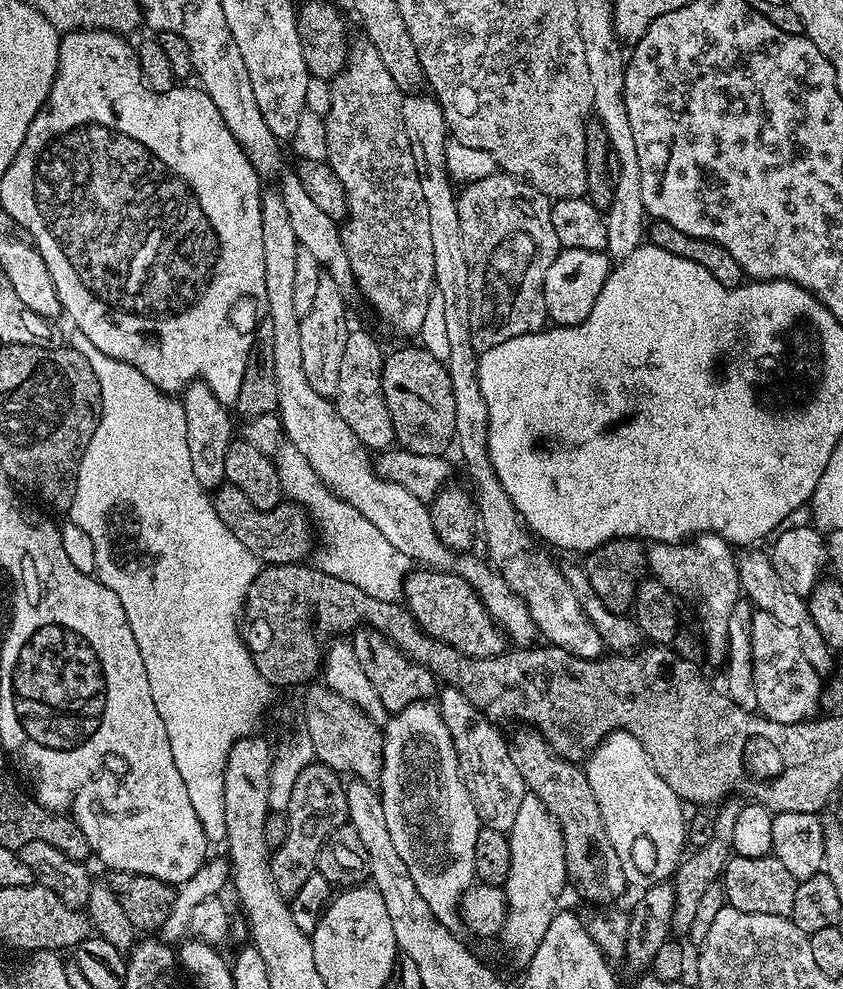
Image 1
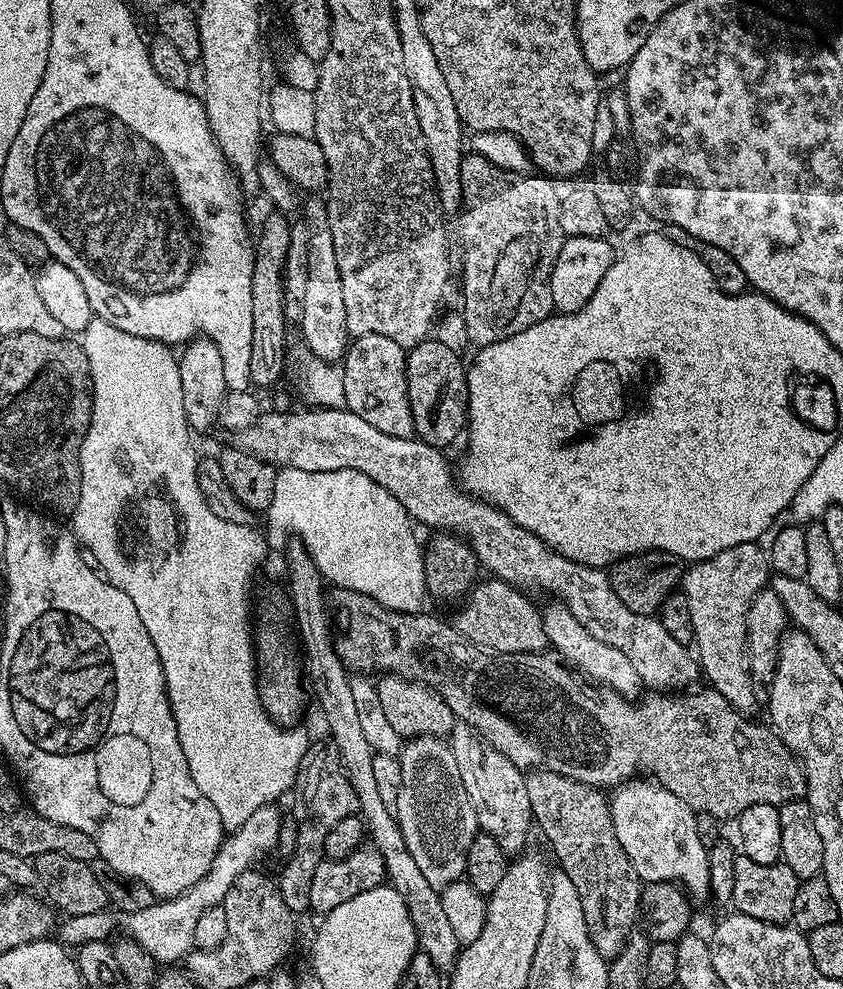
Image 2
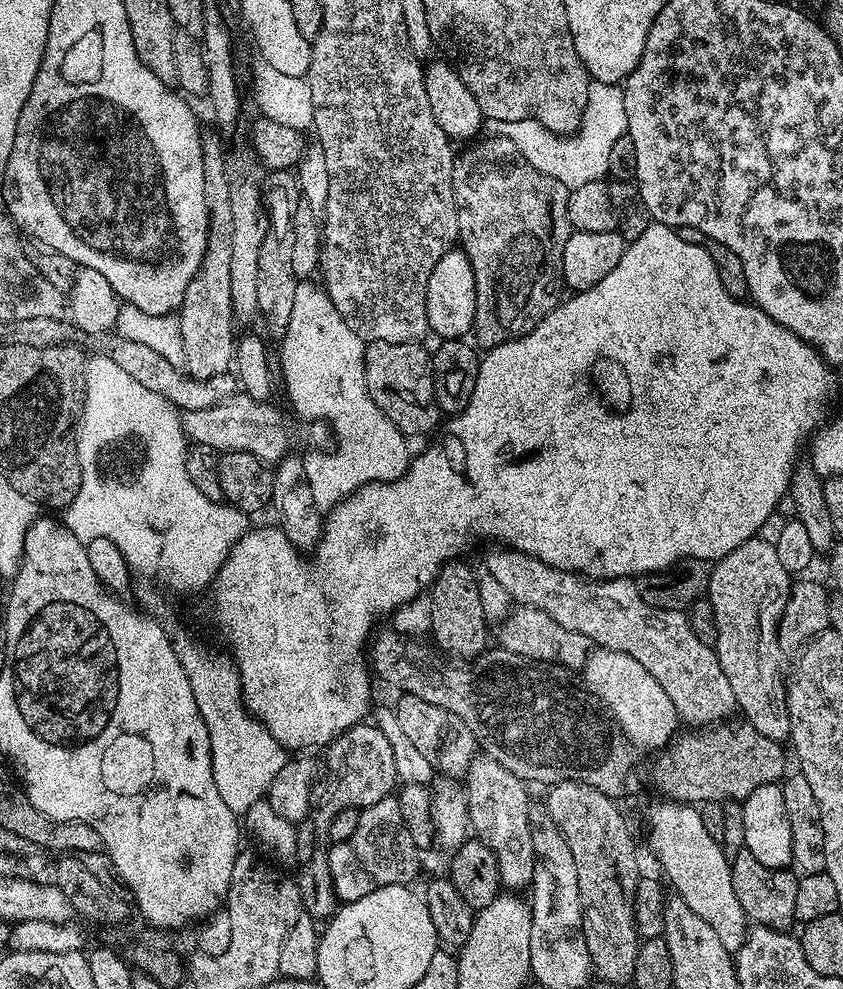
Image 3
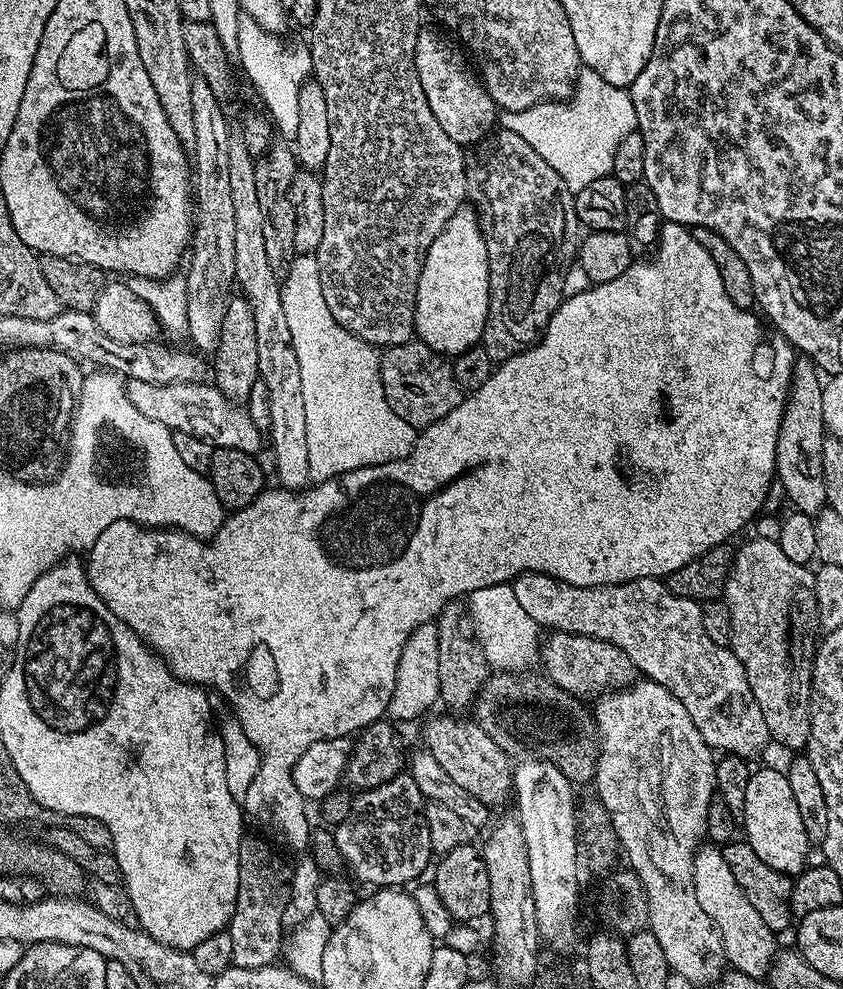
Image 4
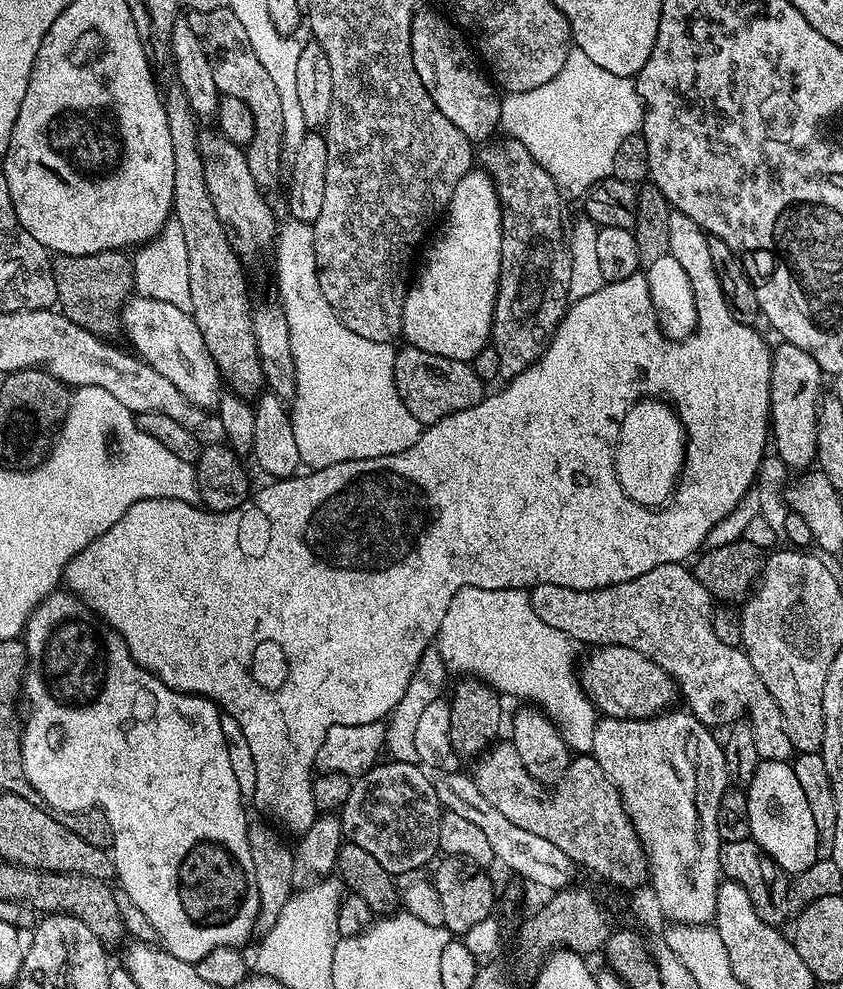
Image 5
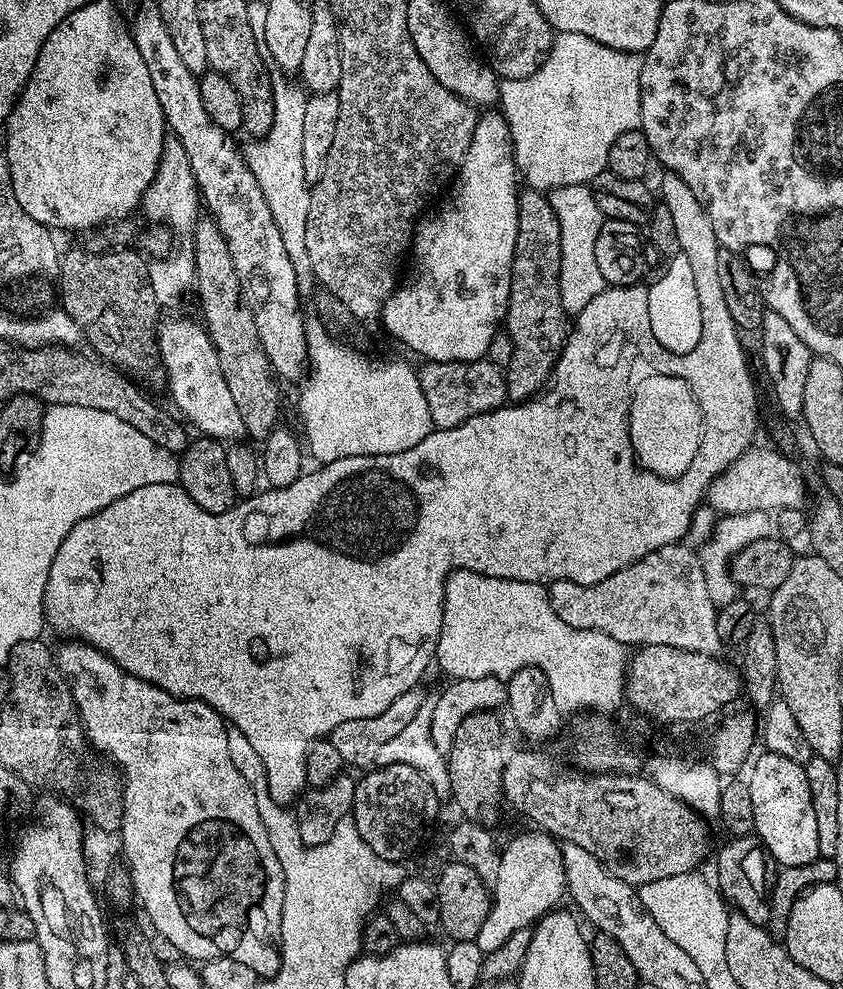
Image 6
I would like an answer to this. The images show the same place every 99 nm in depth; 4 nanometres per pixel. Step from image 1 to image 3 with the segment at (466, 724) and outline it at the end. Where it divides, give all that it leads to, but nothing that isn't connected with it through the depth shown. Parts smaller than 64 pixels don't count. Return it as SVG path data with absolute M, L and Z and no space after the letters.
M483 754L477 755L468 767L467 780L468 823L471 831L479 840L486 842L490 850L494 850L494 858L498 858L501 885L508 890L527 889L534 878L536 865L532 841L532 800L528 797L529 785L510 774L506 766Z

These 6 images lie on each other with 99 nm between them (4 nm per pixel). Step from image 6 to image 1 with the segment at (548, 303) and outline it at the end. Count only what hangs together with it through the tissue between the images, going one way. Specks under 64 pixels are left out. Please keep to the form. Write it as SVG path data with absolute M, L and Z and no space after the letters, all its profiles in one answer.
M495 174L465 183L456 197L458 222L462 226L462 246L470 270L470 338L477 353L490 350L510 338L541 331L548 320L544 301L544 279L550 262L561 252L552 221L553 201L524 180Z

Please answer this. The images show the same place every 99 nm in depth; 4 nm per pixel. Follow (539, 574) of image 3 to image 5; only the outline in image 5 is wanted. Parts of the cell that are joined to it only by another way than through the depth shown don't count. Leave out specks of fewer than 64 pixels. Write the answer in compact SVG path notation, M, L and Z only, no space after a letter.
M683 563L654 566L654 570L646 570L646 574L638 574L638 578L630 578L630 582L622 582L614 586L606 586L598 590L570 590L566 586L543 584L531 589L534 614L542 618L546 626L554 626L554 630L562 630L573 642L581 645L599 646L621 644L641 651L646 658L652 659L662 670L675 680L679 695L684 698L687 711L696 719L709 726L718 723L727 725L741 719L740 704L748 708L746 719L752 724L754 743L760 760L788 760L794 749L790 738L786 736L786 726L782 726L782 710L778 710L778 702L766 690L760 676L754 670L743 647L726 646L714 634L712 625L712 609L714 601L711 594L698 582L695 571Z

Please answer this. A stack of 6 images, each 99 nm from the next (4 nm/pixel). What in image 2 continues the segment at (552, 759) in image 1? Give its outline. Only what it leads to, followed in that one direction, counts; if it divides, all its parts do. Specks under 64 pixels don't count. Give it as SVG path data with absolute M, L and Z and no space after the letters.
M532 770L526 776L526 794L530 797L530 810L534 817L534 824L537 829L541 828L544 831L546 839L552 843L552 852L556 855L559 871L565 872L570 878L570 882L574 882L574 887L578 889L578 898L582 901L582 910L586 914L586 926L590 934L590 942L594 942L594 950L598 950L598 954L602 954L602 958L611 962L616 955L626 946L628 937L632 935L634 929L637 927L637 918L641 915L641 889L642 881L638 873L634 870L634 866L630 862L630 858L626 856L626 850L622 848L618 840L618 834L614 832L614 822L612 821L612 809L610 807L610 800L607 795L599 788L592 788L589 784L578 782L574 778L566 778L557 772L550 772L547 770Z

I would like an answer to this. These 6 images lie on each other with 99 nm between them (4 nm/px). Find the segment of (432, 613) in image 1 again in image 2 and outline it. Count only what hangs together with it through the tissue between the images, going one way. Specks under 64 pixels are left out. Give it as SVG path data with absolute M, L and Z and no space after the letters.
M488 578L472 589L463 601L454 623L469 643L489 652L532 653L547 649L548 636L544 630L543 613L525 597L521 589L504 580Z

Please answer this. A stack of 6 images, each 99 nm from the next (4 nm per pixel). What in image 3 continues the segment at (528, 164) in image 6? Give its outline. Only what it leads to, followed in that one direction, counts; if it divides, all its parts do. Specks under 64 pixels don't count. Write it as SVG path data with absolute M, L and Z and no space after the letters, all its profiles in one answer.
M591 81L588 86L586 110L583 111L580 125L575 133L566 137L530 119L518 122L488 119L484 121L482 130L485 135L504 137L513 142L519 153L536 170L562 182L571 190L607 177L614 143L623 139L628 131L623 89L619 85Z

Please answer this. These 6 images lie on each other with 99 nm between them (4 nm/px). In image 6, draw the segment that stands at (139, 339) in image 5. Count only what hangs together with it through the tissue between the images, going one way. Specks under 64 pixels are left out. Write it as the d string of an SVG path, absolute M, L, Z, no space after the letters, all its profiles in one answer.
M176 316L168 321L165 319L159 325L159 346L160 359L167 372L166 384L176 403L175 411L193 429L196 427L197 433L221 442L239 441L245 435L242 414L238 412L238 405L230 394L230 386L226 384L222 366L218 362L218 354L203 323L196 321L195 324L184 316Z

